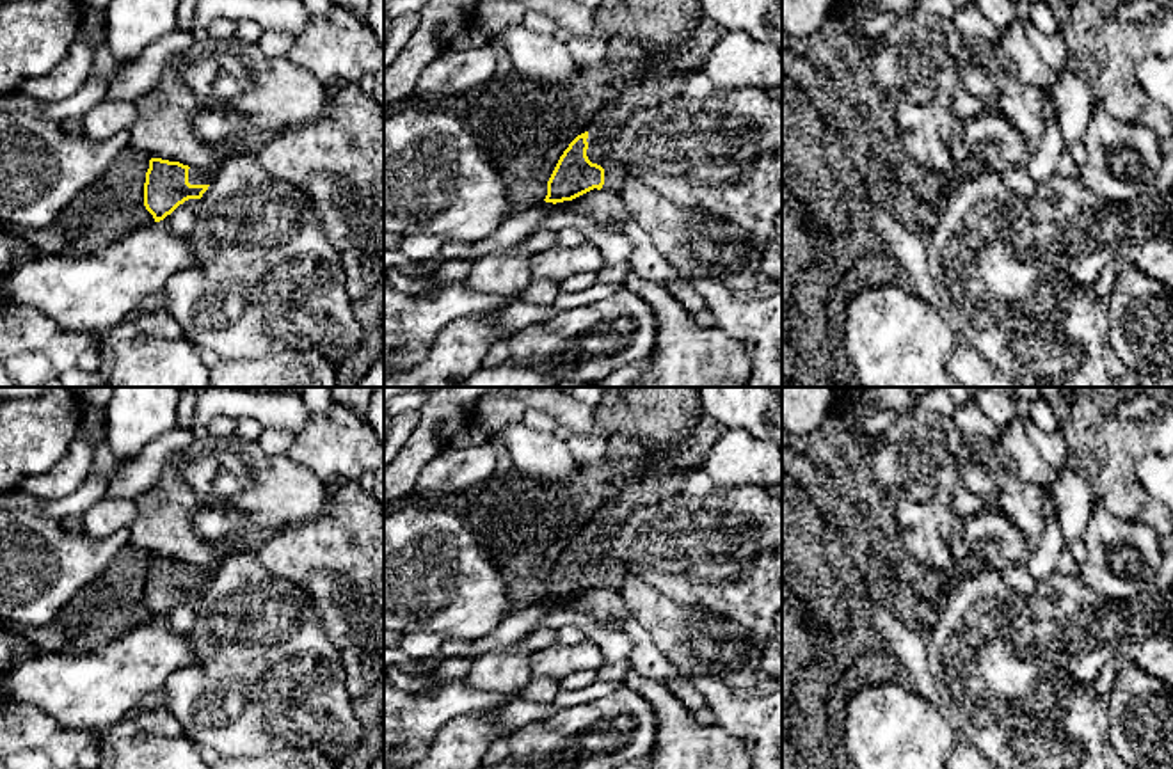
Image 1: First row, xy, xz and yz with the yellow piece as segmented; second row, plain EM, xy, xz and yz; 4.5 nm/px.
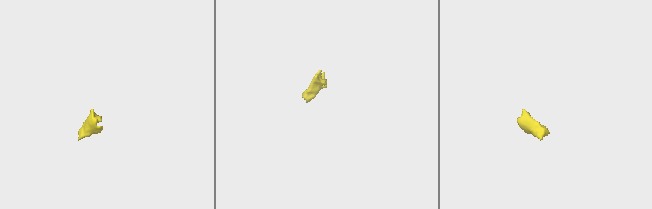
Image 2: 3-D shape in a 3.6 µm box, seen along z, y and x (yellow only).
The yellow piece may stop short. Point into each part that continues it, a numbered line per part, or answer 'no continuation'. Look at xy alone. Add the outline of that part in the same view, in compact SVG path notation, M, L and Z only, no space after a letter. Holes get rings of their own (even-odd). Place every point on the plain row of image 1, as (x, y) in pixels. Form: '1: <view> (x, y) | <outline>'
1: xy (196, 574) | M219 565L213 567L188 567L188 581L190 583L210 583L217 572Z

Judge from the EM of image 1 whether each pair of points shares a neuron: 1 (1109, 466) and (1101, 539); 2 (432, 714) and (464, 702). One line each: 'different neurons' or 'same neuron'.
1: different neurons
2: same neuron

